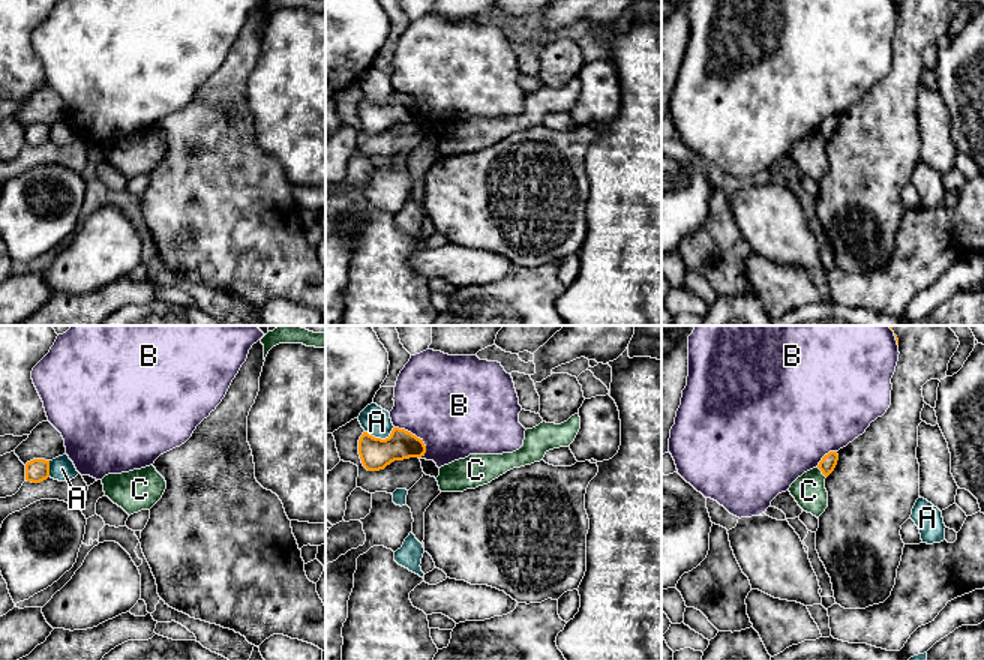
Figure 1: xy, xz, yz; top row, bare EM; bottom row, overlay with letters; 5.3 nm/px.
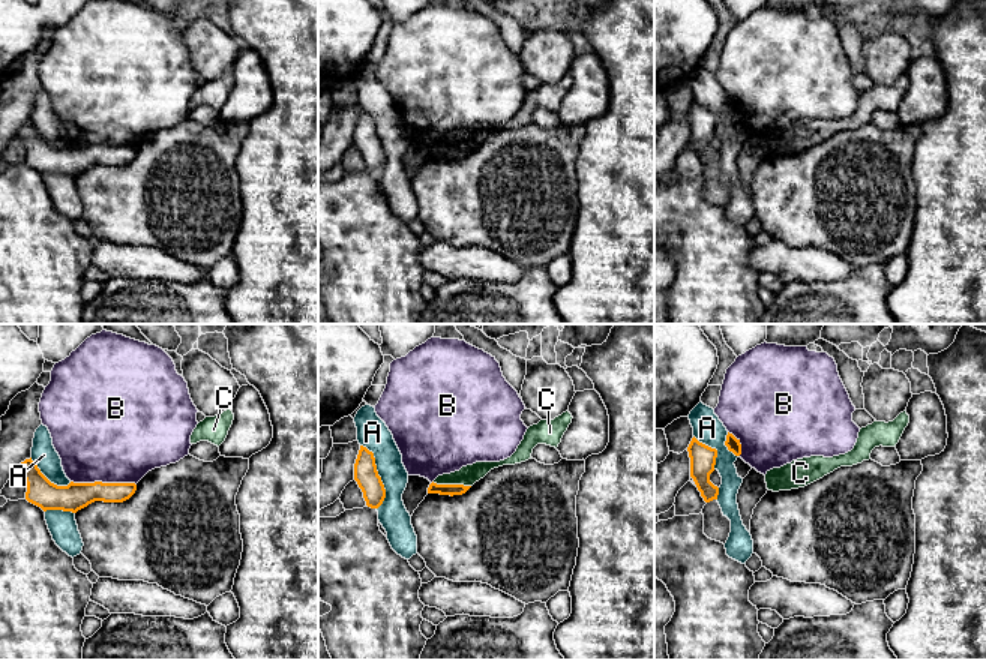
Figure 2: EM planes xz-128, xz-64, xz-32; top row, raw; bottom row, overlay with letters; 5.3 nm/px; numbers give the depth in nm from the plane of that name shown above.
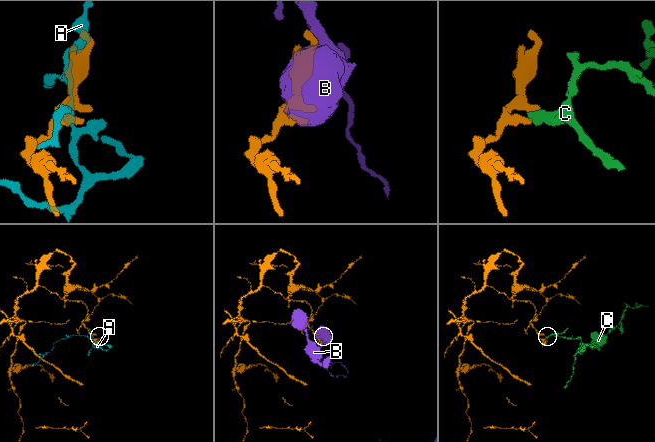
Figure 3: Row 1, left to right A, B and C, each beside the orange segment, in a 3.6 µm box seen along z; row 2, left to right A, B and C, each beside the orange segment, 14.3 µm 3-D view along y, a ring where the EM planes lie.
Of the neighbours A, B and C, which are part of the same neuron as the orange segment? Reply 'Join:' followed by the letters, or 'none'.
Join: none

